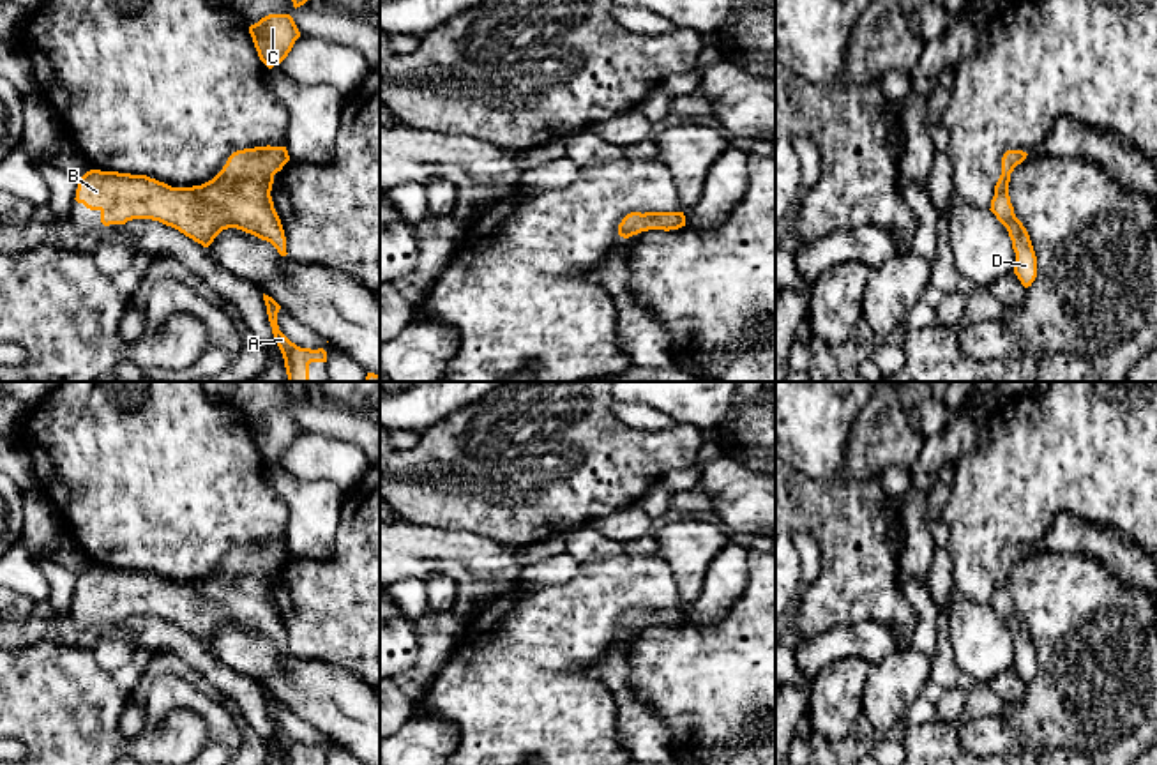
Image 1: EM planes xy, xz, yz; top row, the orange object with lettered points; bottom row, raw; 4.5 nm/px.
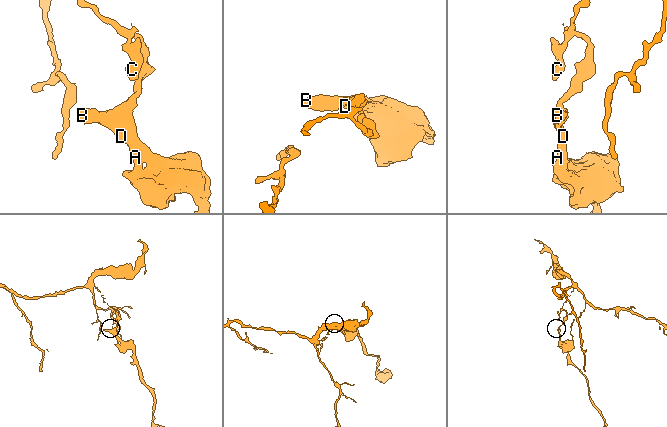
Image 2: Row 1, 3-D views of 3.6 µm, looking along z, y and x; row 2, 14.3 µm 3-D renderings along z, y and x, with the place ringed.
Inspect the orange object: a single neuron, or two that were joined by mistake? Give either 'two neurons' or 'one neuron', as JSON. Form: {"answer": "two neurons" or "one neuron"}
{"answer": "two neurons"}

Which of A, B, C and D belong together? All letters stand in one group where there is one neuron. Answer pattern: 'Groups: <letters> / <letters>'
Groups: A B D / C

